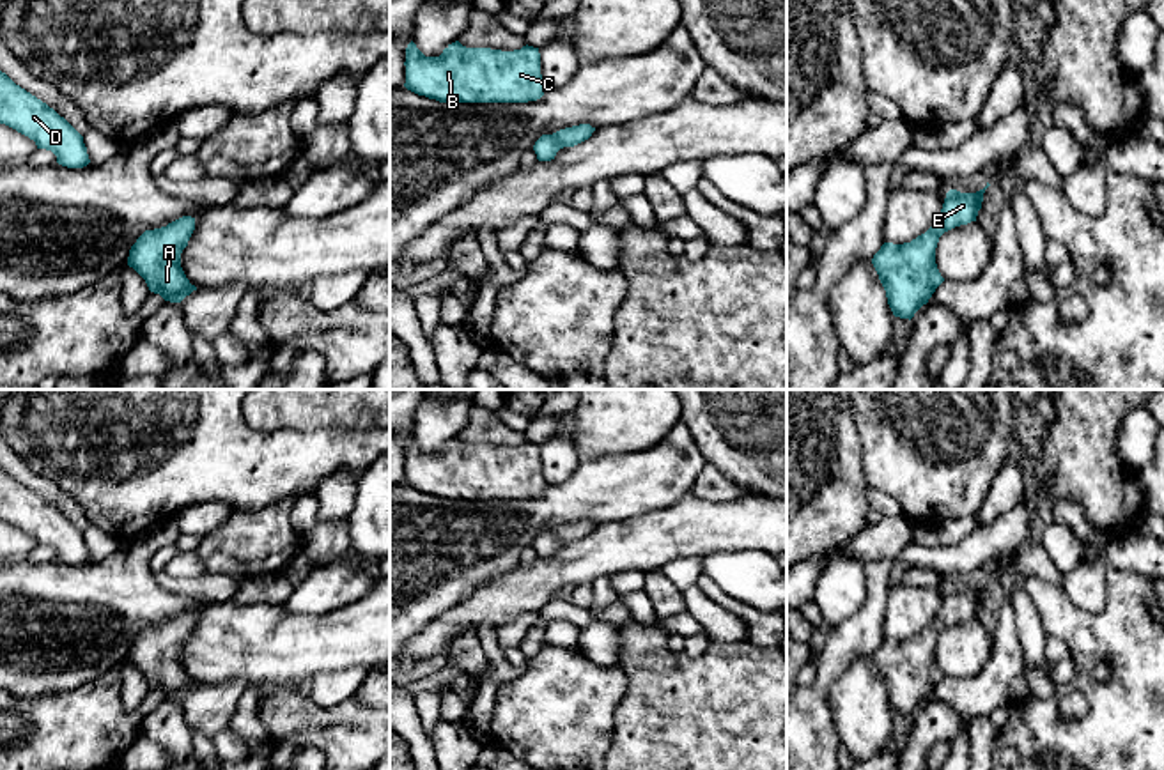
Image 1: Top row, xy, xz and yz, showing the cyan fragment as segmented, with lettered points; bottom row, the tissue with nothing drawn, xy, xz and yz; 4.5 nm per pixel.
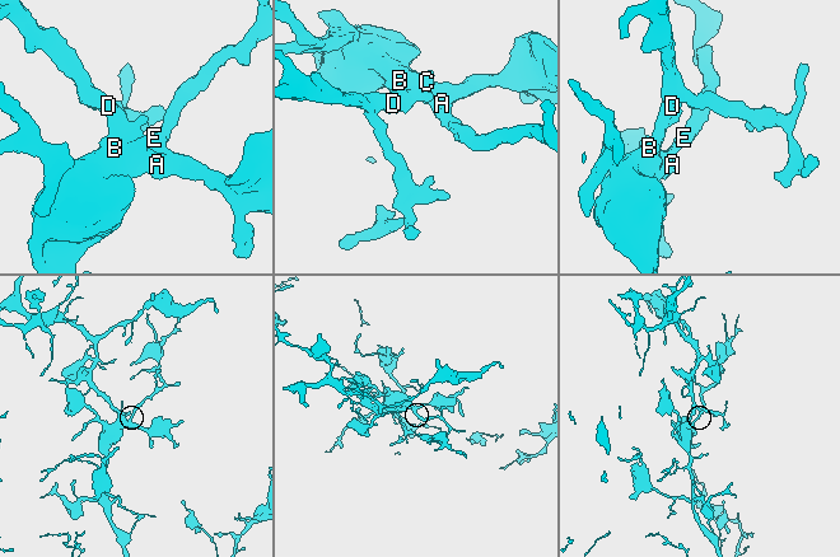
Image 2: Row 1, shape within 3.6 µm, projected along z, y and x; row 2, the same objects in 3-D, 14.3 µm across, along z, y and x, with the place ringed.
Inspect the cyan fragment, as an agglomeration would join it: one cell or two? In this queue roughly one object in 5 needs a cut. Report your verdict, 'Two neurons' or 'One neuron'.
One neuron

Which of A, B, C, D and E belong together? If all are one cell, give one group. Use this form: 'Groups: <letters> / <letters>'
Groups: A B C D E

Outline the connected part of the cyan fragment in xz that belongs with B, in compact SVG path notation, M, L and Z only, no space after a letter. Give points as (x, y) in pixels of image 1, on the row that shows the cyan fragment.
M411 41L406 48L404 87L439 103L528 103L547 90L540 74L539 48L523 46L514 51L466 48L459 41L448 44L439 57L425 57Z

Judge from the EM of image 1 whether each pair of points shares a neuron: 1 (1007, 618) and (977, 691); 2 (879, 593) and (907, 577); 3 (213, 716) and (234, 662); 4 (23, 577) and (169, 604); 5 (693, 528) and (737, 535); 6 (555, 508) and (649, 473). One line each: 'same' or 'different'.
1: same
2: different
3: different
4: same
5: same
6: same

